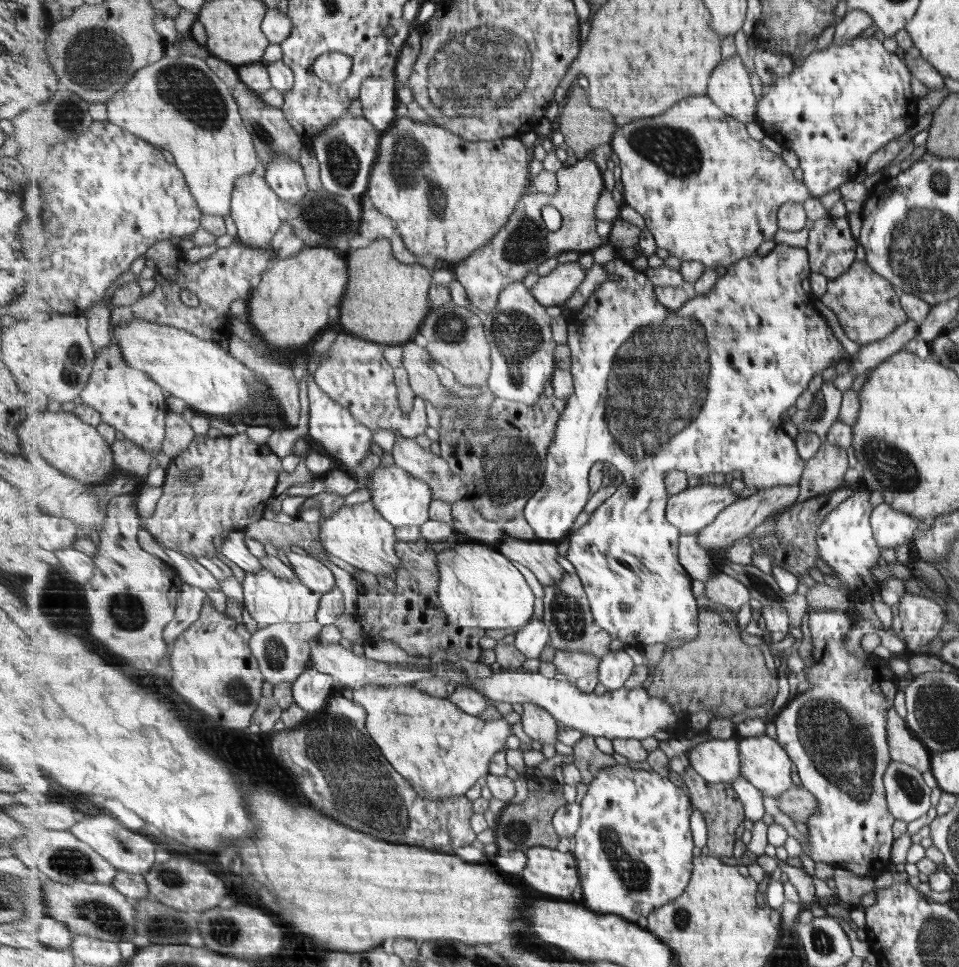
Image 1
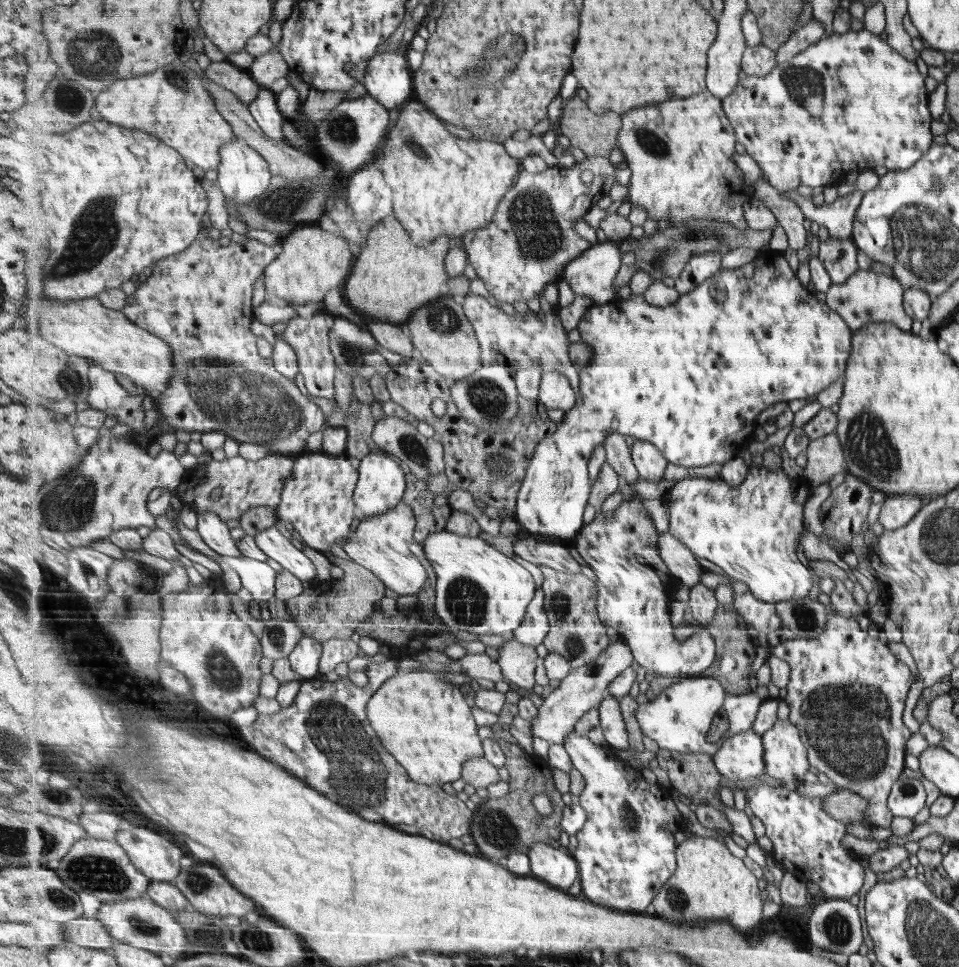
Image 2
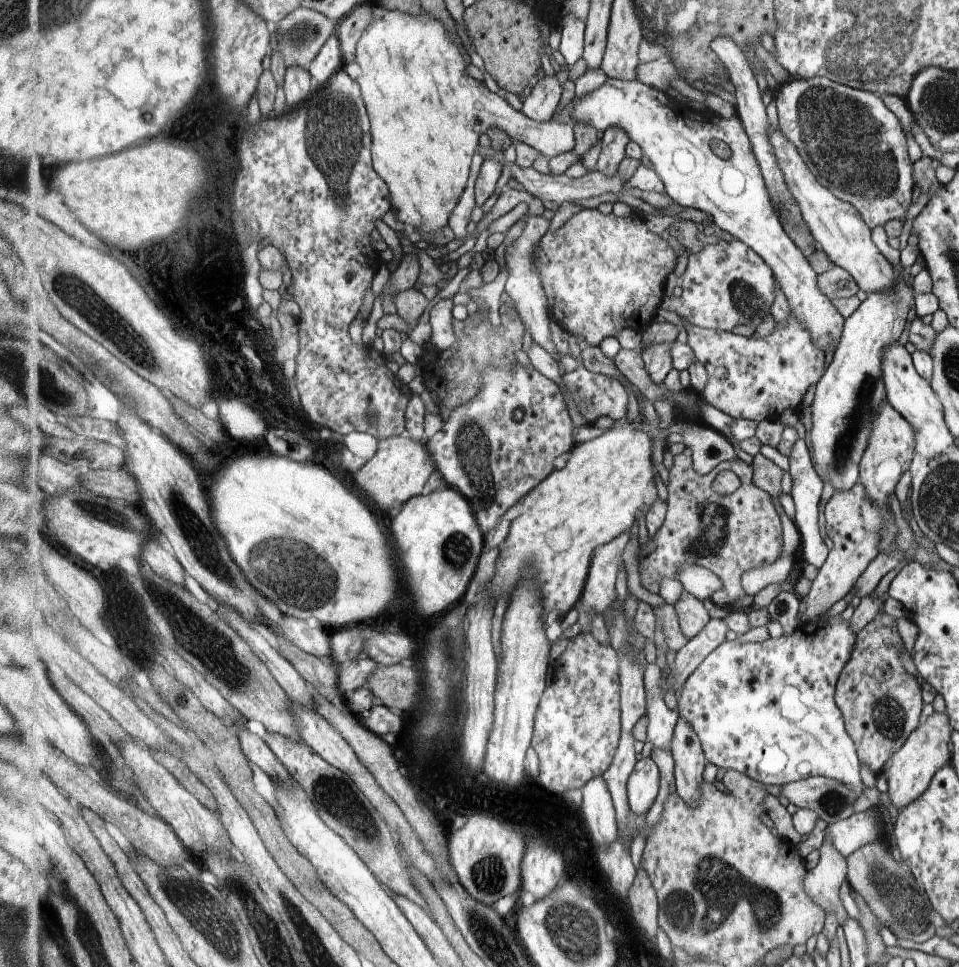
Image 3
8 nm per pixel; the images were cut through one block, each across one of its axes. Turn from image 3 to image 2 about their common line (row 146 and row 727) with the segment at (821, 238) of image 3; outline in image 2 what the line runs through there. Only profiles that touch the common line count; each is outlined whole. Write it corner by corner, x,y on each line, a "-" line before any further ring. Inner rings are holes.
788,719
777,721
771,730
762,735
765,745
766,772
772,778
783,781
786,784
793,781
801,781
805,774
812,768
810,763
808,746
802,738
801,731

